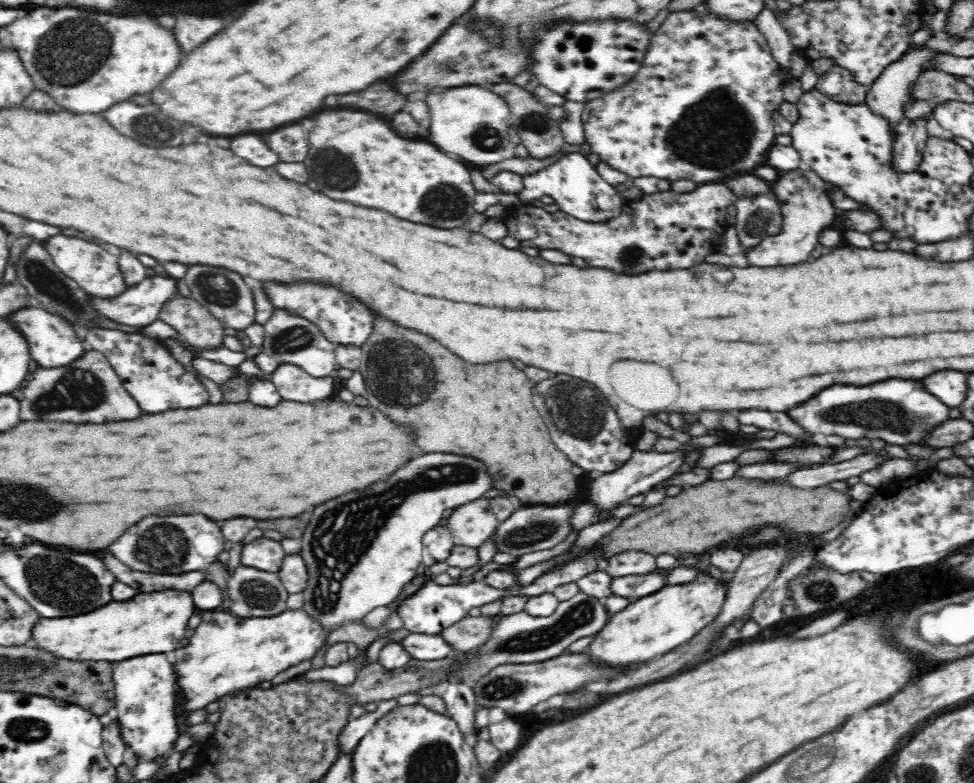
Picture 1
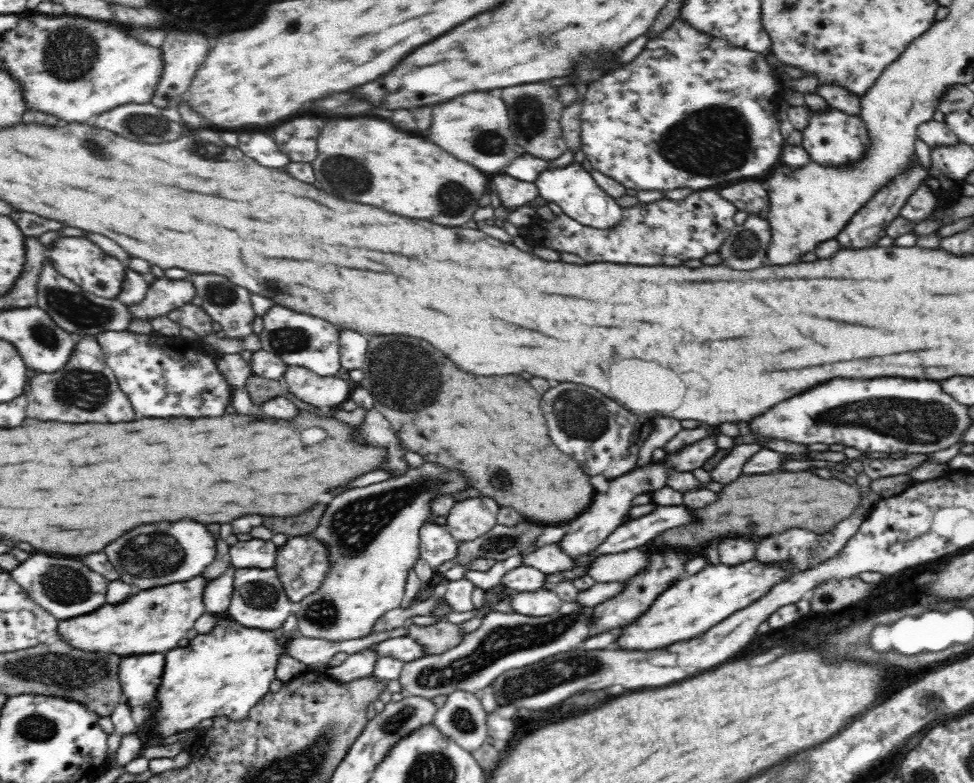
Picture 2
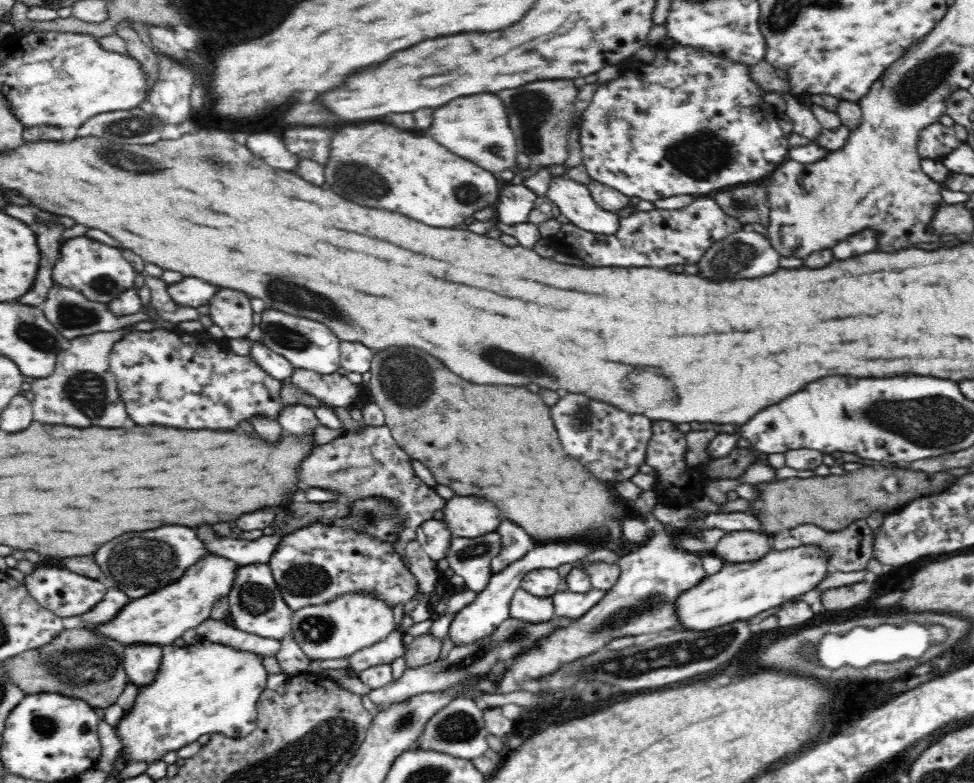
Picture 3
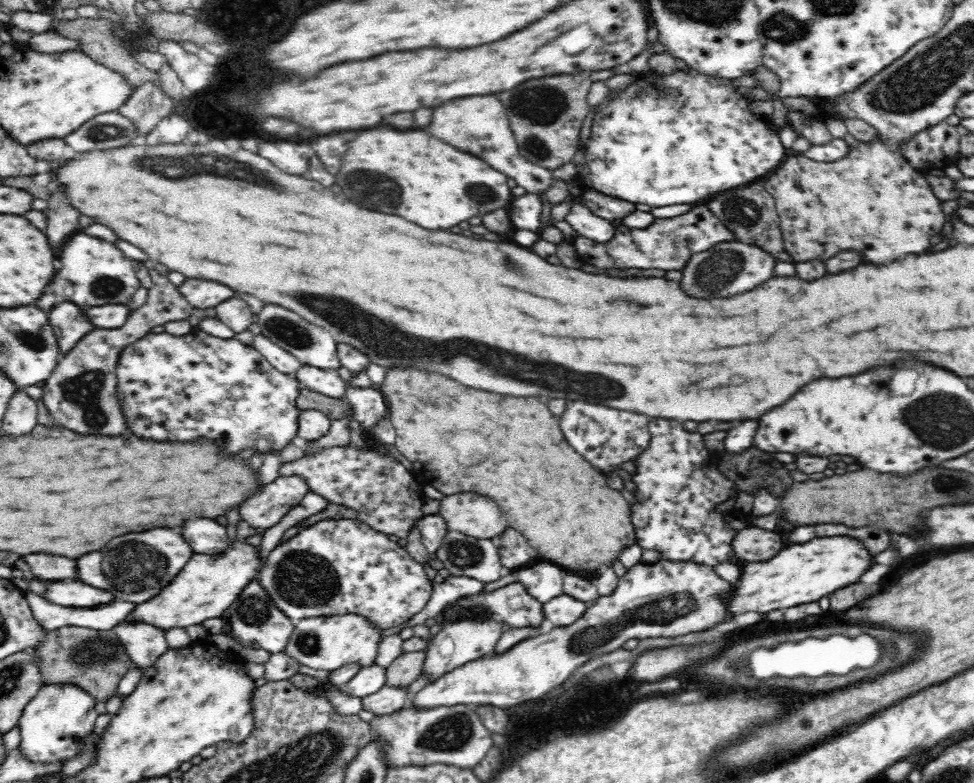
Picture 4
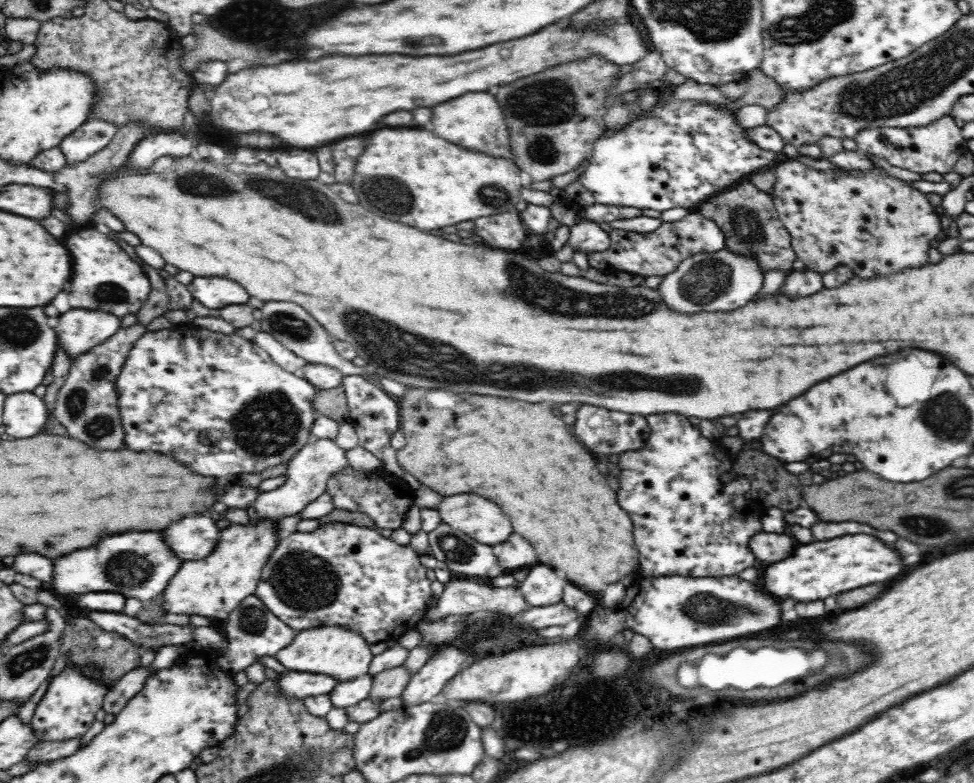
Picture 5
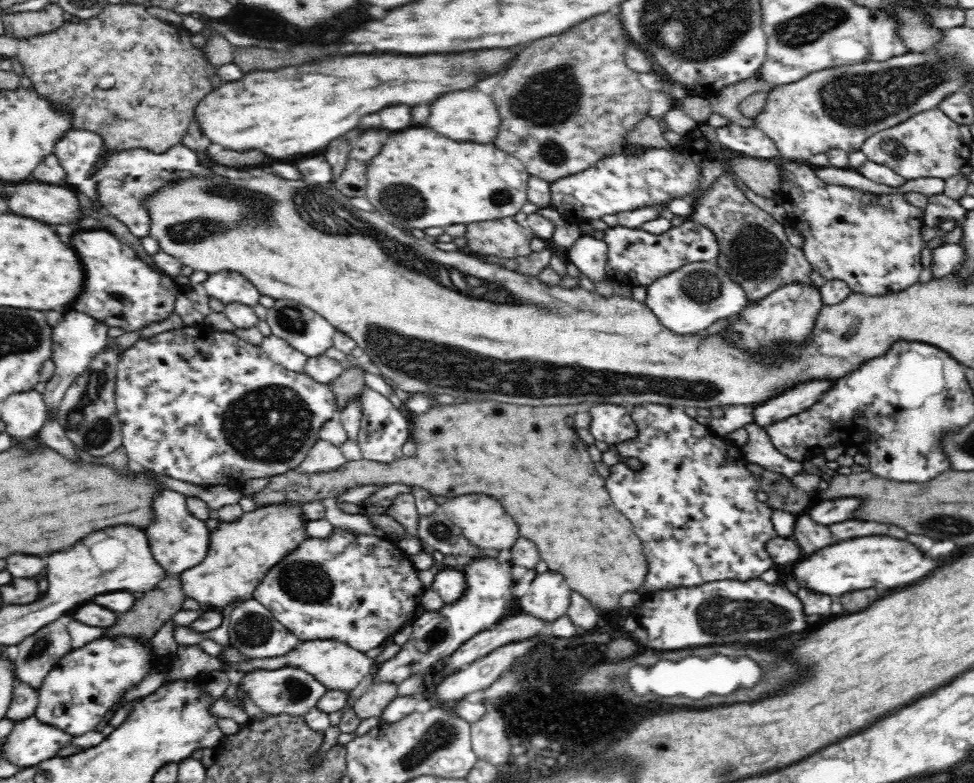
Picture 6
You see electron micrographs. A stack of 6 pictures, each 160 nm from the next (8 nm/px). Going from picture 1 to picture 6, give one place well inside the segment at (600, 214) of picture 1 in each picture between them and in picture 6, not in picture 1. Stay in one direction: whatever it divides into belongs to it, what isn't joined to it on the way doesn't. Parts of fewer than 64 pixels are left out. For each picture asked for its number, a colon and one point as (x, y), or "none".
2: (575, 190)
3: (573, 199)
4: (579, 218)
5: (585, 236)
6: (589, 254)

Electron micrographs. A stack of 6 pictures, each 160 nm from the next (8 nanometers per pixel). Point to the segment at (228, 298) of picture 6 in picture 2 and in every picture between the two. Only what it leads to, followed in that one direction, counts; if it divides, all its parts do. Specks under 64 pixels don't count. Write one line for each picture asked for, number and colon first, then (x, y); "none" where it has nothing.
2: (163, 295)
3: (190, 292)
4: (202, 294)
5: (213, 292)

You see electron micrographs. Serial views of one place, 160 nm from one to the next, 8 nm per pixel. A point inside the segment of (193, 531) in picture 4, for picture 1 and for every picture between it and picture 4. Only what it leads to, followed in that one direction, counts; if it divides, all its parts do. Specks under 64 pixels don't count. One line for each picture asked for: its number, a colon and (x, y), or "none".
1: (267, 555)
2: (261, 554)
3: (242, 552)

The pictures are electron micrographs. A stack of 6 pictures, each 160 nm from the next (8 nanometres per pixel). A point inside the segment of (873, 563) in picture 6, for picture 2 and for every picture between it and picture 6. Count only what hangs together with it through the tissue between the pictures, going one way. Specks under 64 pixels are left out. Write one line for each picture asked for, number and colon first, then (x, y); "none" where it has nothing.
2: (690, 606)
3: (737, 591)
4: (803, 573)
5: (815, 571)

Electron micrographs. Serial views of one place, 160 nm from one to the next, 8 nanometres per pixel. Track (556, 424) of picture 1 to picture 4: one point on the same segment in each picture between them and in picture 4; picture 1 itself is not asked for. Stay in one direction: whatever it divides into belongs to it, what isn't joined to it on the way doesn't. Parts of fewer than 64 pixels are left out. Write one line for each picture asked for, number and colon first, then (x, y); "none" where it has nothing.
2: (604, 438)
3: (611, 443)
4: (607, 438)

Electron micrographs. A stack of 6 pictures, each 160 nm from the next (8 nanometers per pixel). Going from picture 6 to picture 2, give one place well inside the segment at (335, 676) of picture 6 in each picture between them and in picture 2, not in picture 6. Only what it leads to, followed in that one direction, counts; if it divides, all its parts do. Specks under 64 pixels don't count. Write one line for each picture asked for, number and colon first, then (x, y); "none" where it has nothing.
2: (372, 534)
3: (355, 619)
4: (327, 643)
5: (339, 652)

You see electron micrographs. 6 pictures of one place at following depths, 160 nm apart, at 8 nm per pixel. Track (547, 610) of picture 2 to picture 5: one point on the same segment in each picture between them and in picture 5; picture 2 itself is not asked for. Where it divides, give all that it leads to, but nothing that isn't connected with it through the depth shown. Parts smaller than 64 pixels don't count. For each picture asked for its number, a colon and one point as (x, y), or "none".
3: (526, 606)
4: (511, 604)
5: (460, 596)

